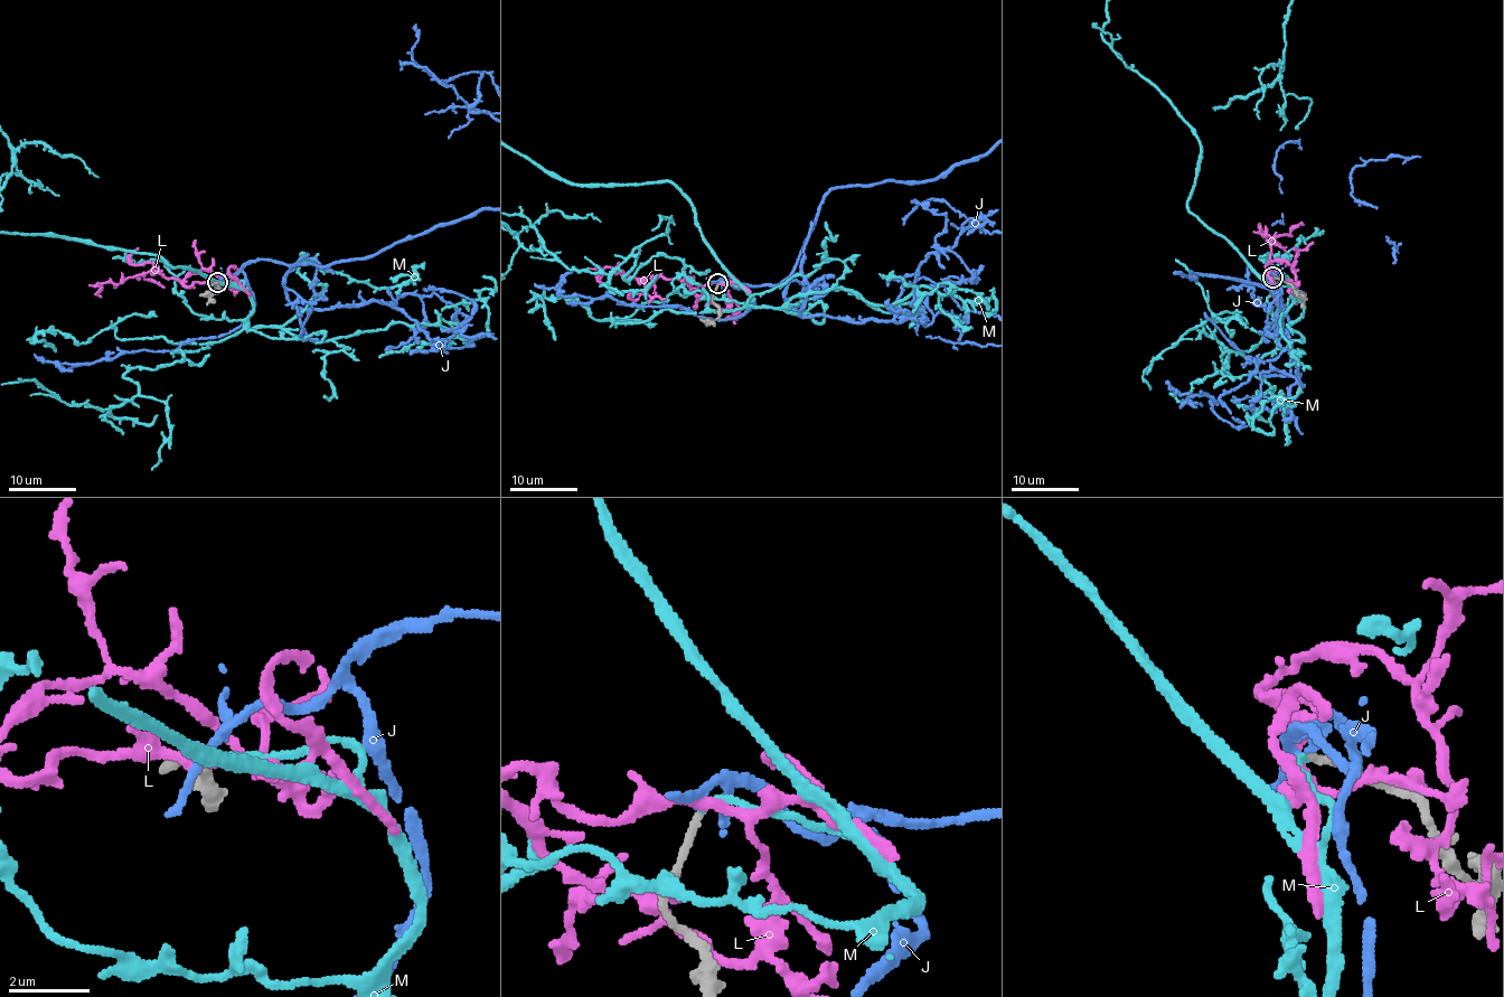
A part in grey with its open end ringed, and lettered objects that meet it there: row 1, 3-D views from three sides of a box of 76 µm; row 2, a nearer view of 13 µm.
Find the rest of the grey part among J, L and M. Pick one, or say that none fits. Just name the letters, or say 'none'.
M

